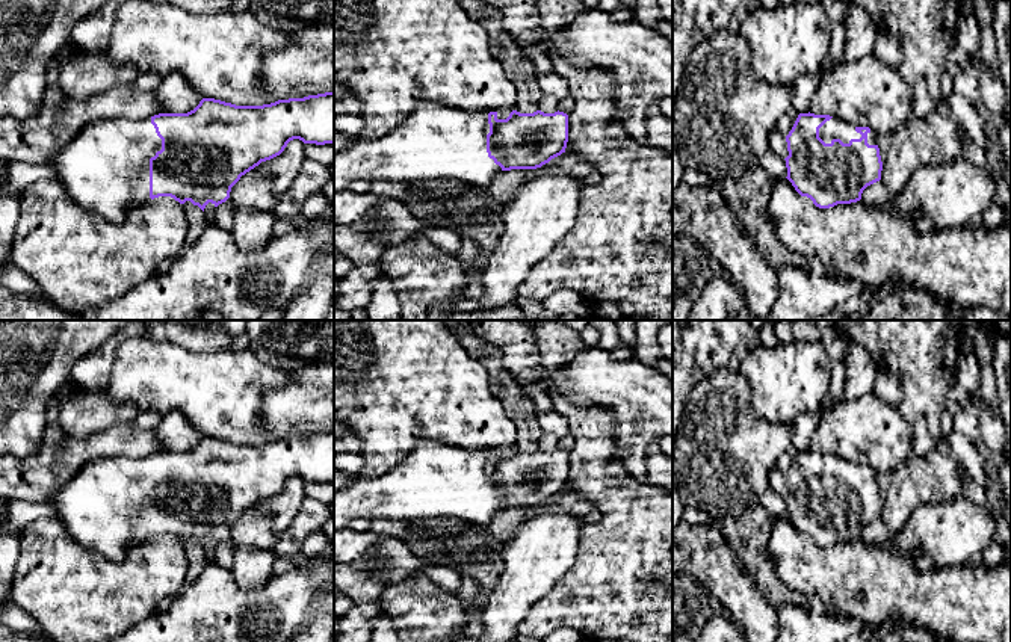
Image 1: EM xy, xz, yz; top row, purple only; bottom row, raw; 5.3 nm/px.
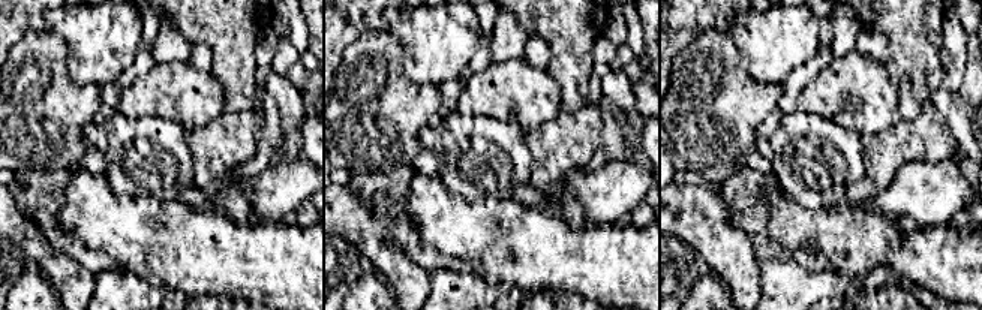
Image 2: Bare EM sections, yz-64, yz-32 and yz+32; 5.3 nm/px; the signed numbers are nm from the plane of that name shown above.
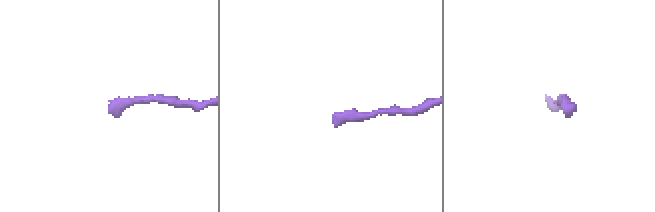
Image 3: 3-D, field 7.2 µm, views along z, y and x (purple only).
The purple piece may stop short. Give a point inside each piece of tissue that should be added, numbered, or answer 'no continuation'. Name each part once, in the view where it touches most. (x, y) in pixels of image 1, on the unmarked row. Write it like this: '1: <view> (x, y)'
1: xy (105, 508)

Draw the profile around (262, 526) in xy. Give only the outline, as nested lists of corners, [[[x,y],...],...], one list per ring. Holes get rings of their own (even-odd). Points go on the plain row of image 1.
[[[293,477],[284,489],[240,515],[231,526],[230,536],[236,545],[255,545],[274,550],[284,530],[301,511],[304,480]]]

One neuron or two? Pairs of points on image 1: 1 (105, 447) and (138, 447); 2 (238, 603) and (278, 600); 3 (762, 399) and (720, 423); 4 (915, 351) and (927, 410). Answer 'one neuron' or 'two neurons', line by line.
1: one neuron
2: one neuron
3: two neurons
4: one neuron

